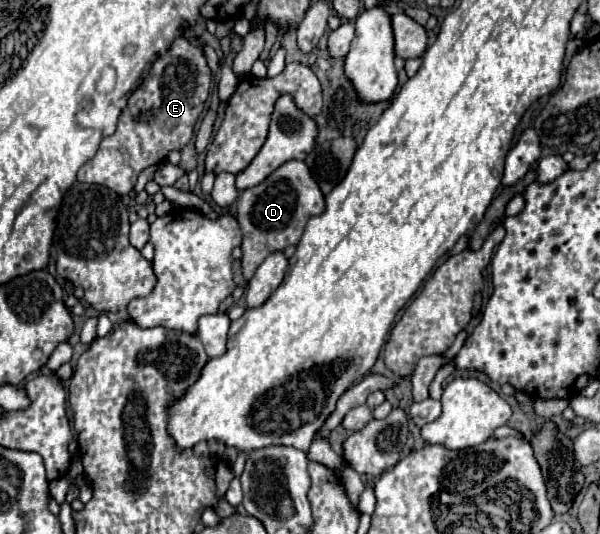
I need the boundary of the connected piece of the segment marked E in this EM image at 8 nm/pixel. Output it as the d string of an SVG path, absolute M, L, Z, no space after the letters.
M176 38L172 48L152 64L144 84L132 92L116 132L104 138L96 156L78 170L78 182L108 186L120 196L130 194L142 170L160 166L172 150L182 150L192 140L194 124L210 94L210 82L212 72L204 52L186 38Z

